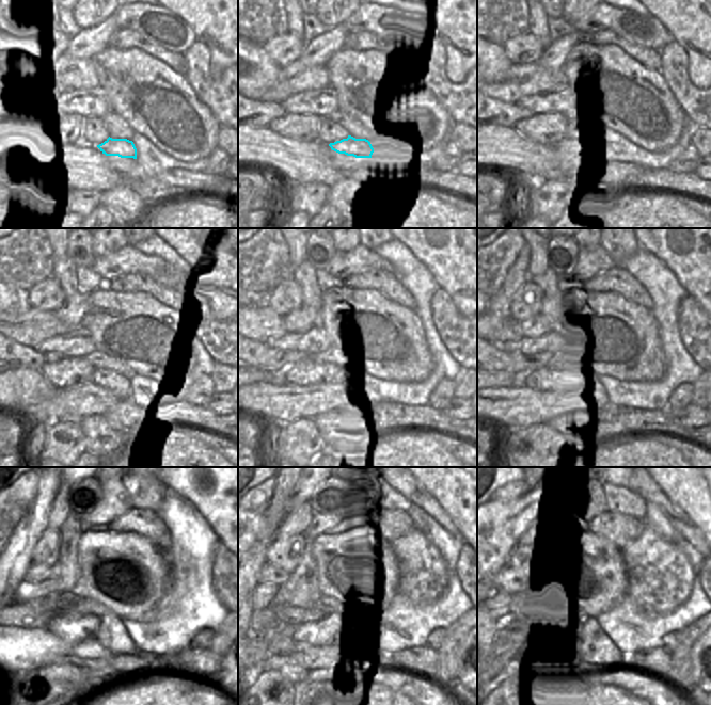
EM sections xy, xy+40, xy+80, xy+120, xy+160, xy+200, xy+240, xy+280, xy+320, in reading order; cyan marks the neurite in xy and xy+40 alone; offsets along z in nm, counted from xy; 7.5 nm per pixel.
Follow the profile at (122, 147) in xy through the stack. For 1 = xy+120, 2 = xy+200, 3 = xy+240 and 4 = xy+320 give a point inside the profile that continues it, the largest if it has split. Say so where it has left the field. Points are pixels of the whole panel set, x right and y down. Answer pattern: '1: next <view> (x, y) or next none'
1: next xy+120 (112, 381)
2: next xy+200 (588, 390)
3: next xy+240 (111, 634)
4: next xy+320 (603, 655)

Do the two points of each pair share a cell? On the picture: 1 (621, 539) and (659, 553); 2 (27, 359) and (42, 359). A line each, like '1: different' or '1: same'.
1: different
2: same

